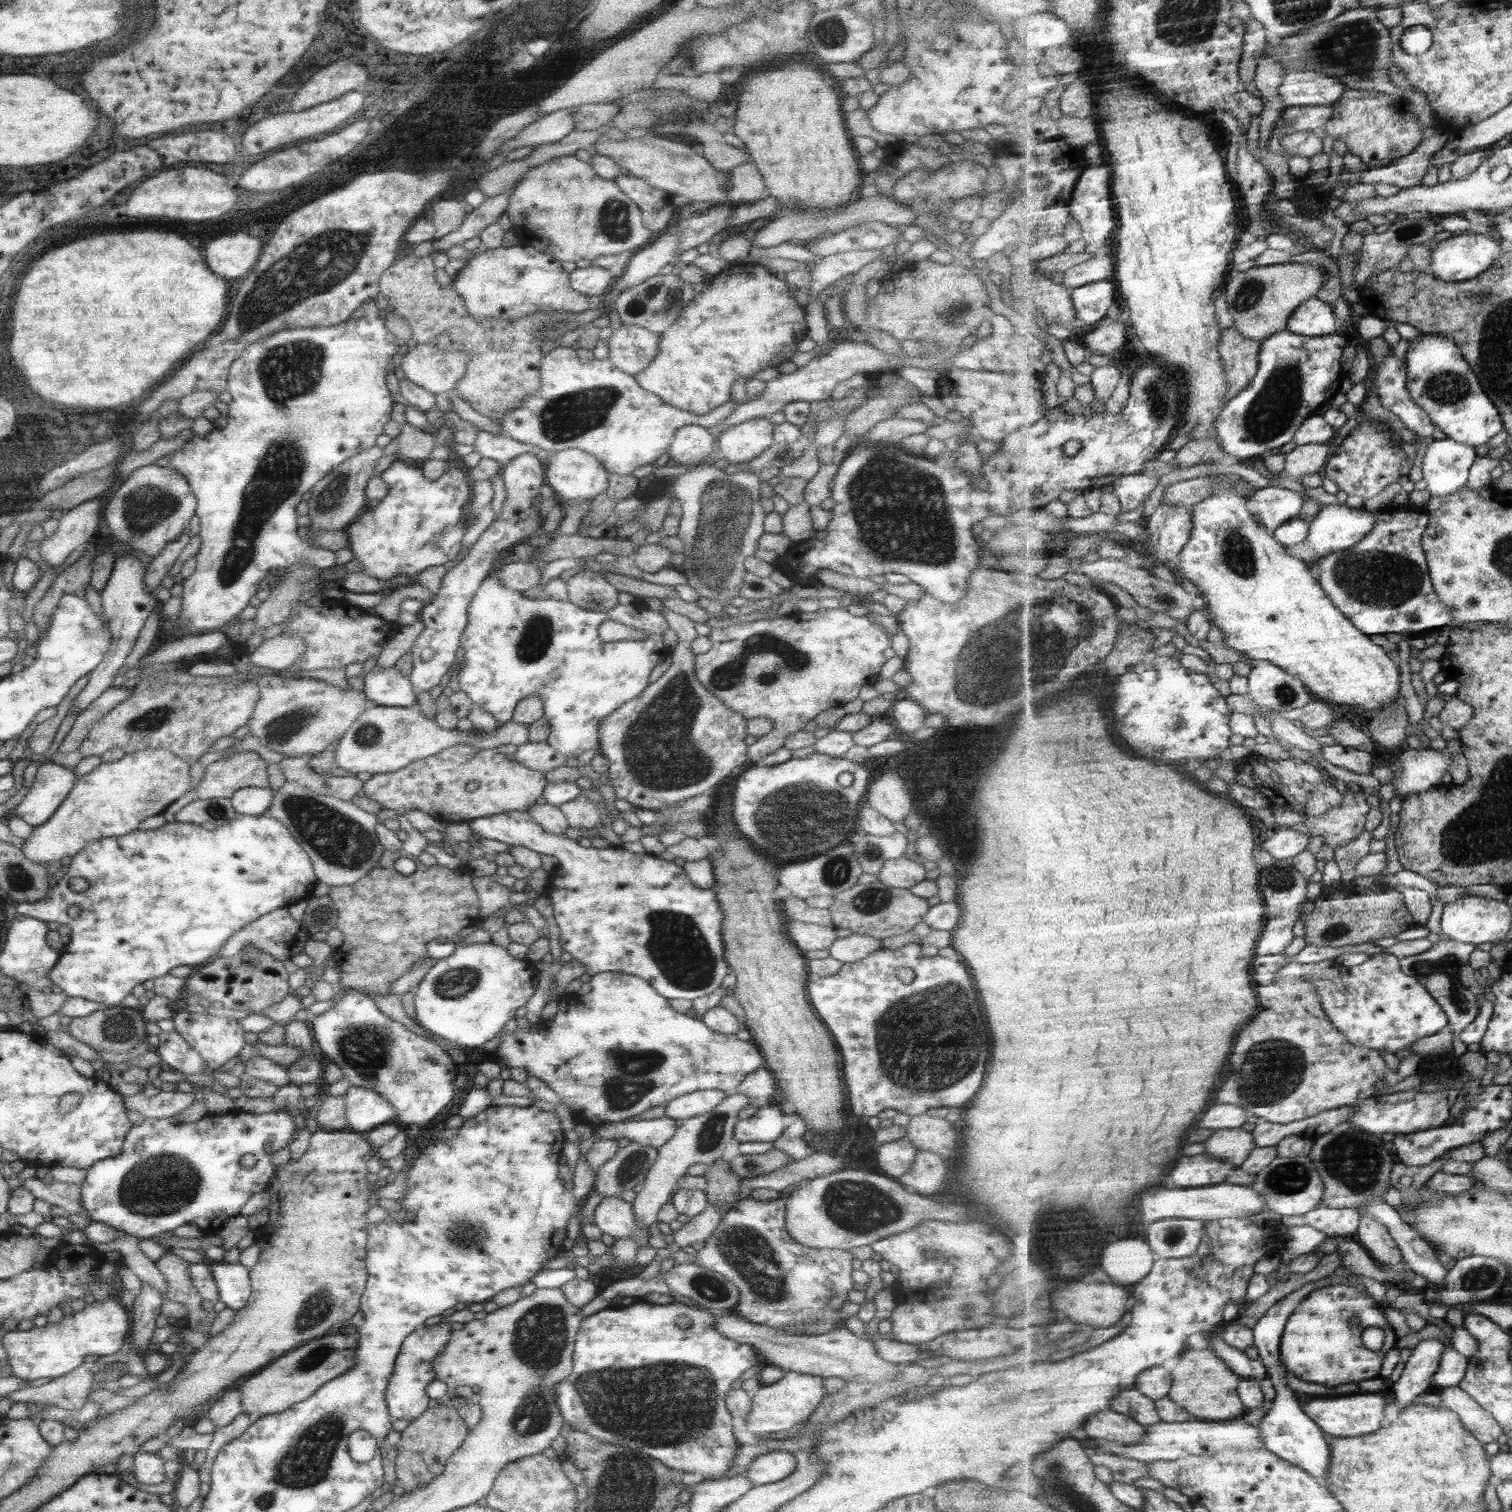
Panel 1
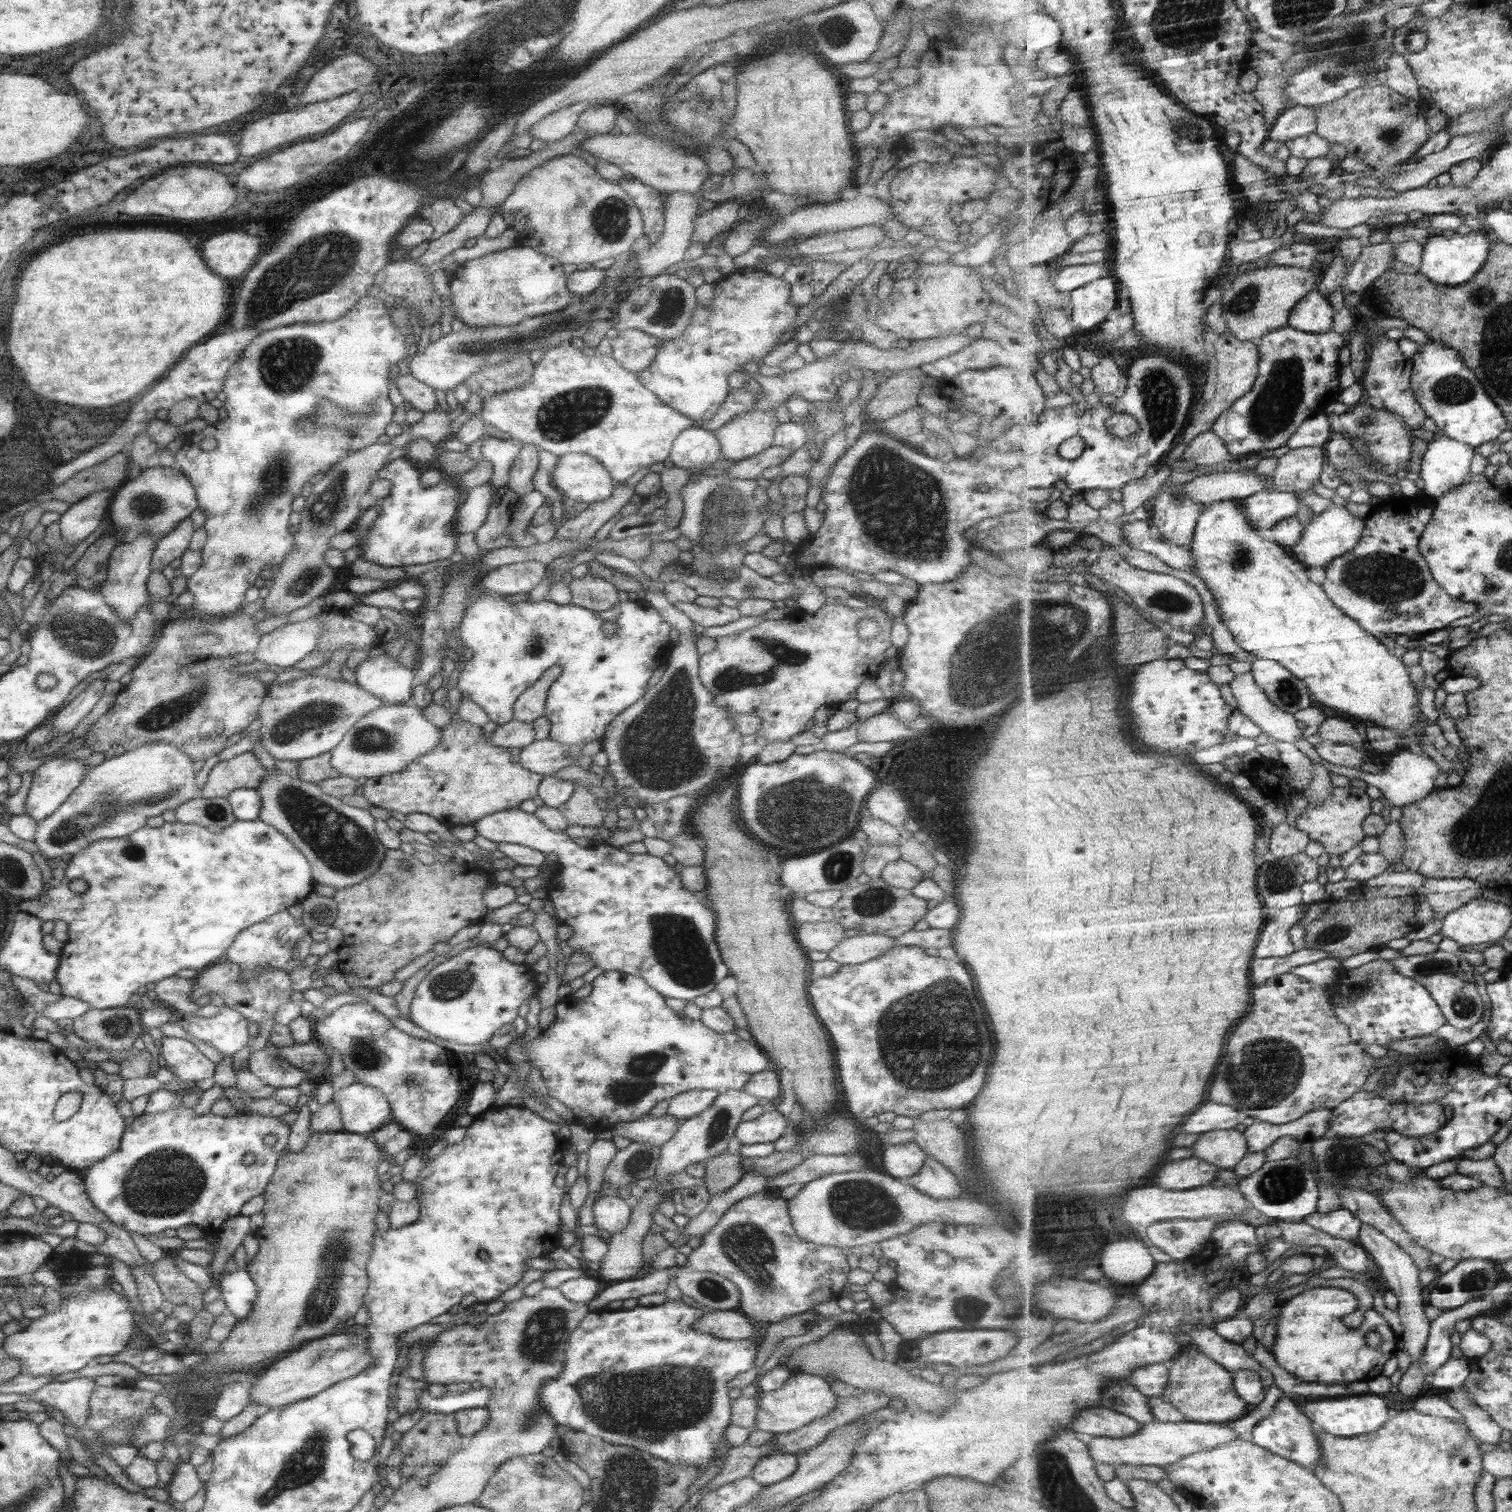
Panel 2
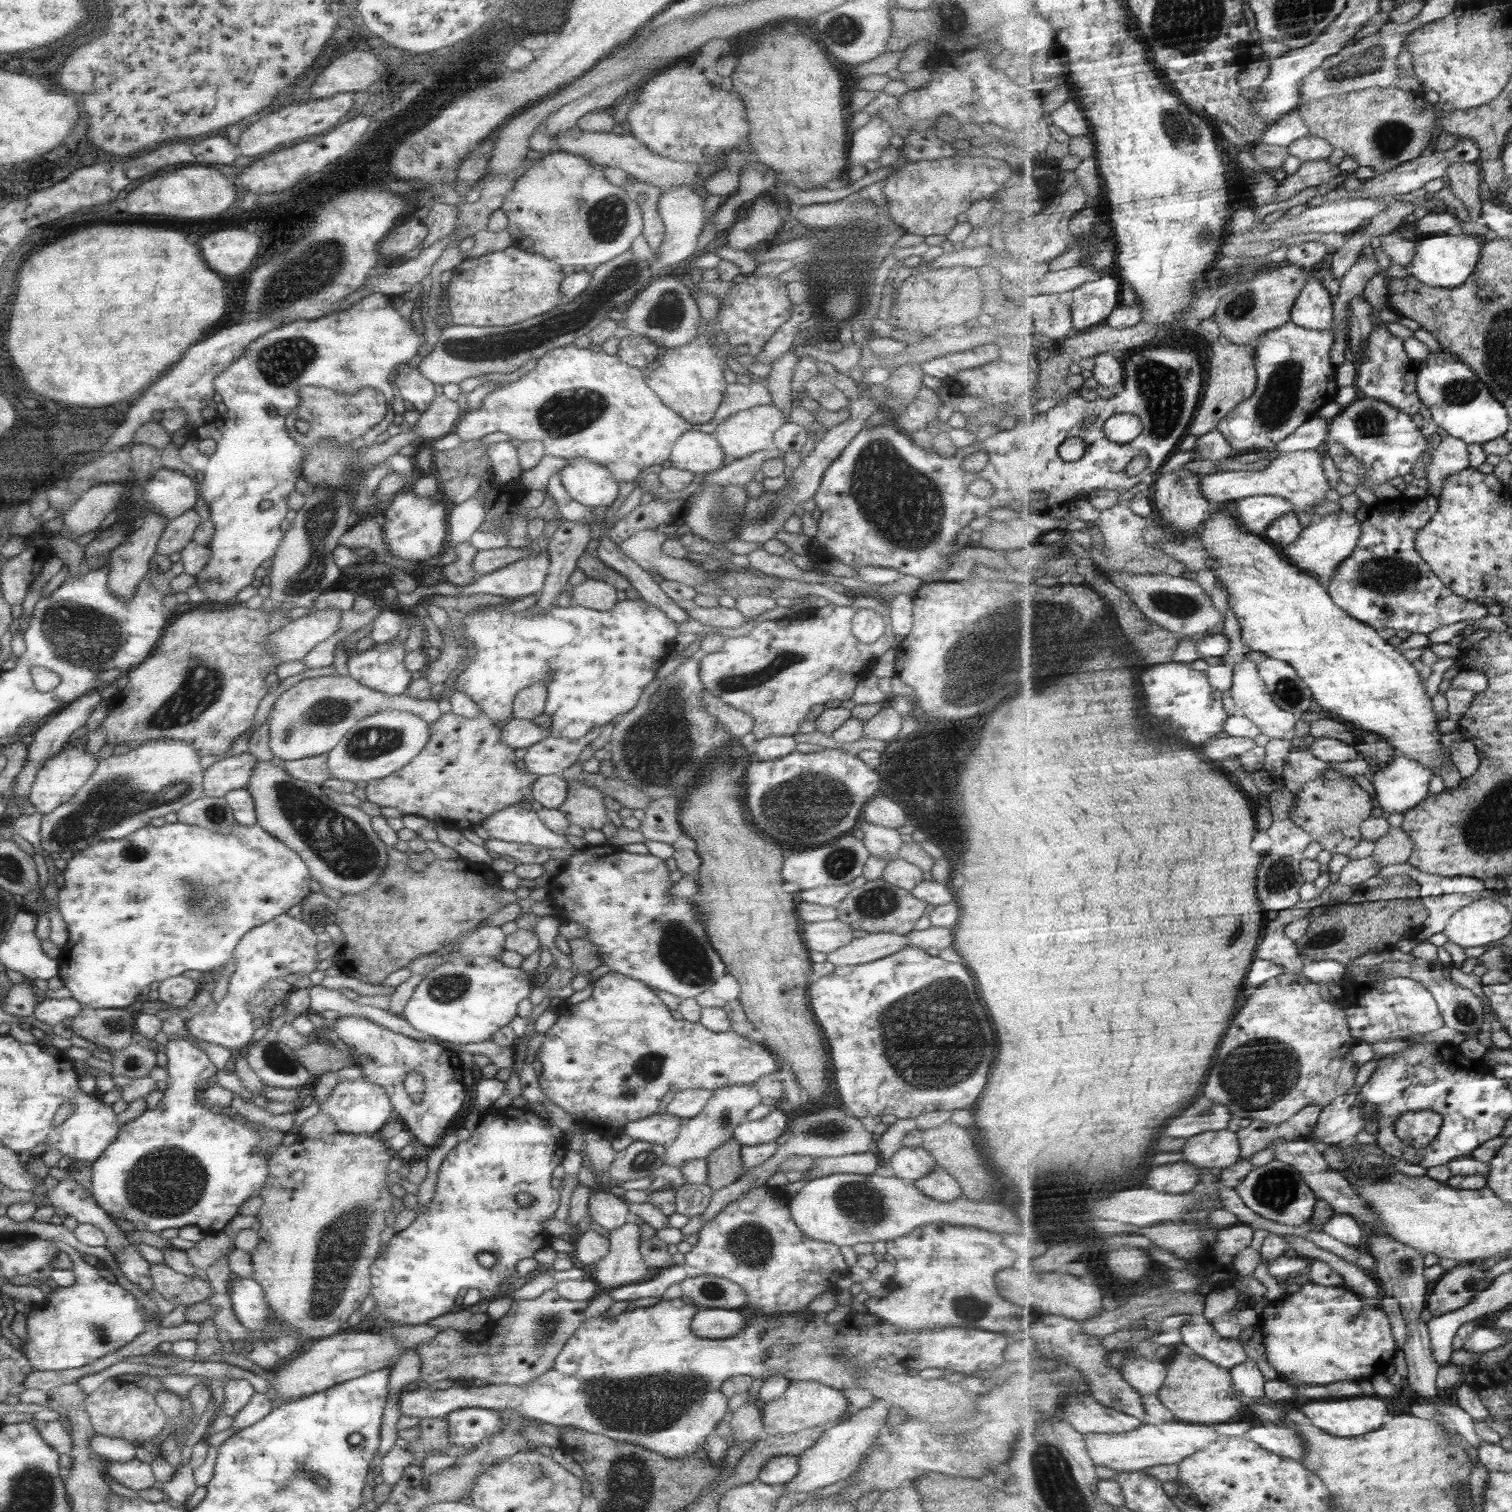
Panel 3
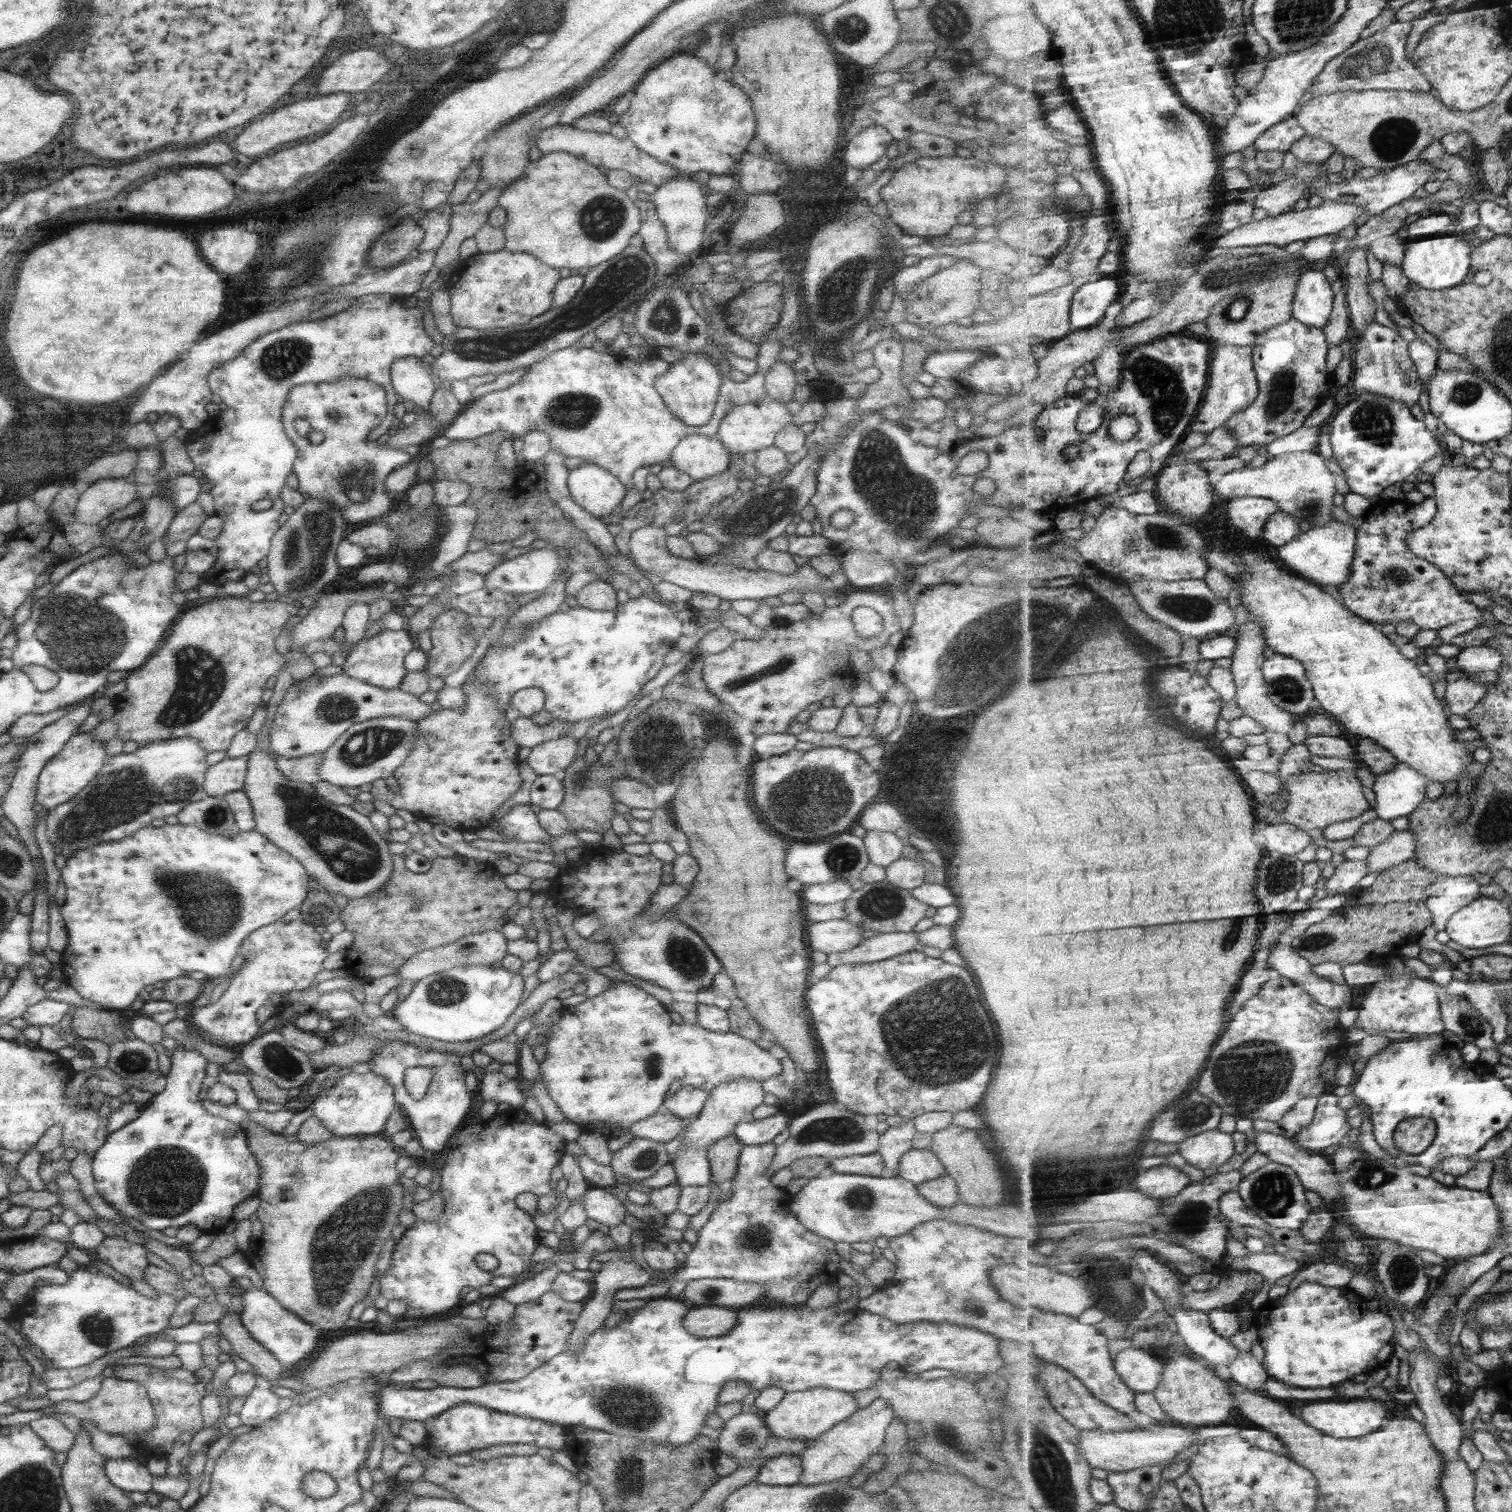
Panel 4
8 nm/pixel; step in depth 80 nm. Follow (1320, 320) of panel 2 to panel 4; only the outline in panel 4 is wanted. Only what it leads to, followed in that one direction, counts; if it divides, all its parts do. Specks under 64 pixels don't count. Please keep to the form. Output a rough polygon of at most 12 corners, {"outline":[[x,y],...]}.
{"outline":[[1308,266],[1298,281],[1294,318],[1325,328],[1335,289]]}

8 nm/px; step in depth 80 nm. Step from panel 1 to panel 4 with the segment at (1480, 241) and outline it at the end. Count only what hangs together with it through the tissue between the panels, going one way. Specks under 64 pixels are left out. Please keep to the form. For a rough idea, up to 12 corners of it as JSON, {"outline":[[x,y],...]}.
{"outline":[[1460,233],[1407,241],[1401,266],[1429,290],[1459,287],[1474,247]]}

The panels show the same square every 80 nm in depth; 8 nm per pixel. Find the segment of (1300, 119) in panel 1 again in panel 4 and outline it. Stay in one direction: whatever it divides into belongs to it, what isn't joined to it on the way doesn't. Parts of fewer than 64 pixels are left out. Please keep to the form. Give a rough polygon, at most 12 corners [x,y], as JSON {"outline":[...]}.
{"outline":[[1296,116],[1266,130],[1256,151],[1290,152],[1307,135]]}

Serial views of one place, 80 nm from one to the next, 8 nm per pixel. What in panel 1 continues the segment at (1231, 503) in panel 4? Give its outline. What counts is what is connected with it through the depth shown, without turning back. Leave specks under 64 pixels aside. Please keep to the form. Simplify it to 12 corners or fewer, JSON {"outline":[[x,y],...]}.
{"outline":[[1277,486],[1257,489],[1252,509],[1271,533],[1297,518],[1299,492]]}

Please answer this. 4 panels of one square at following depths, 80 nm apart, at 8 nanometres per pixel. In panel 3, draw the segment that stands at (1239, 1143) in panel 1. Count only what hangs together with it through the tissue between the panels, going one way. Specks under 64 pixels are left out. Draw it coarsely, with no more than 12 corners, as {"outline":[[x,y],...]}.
{"outline":[[1237,1132],[1187,1140],[1183,1160],[1225,1170],[1242,1159]]}

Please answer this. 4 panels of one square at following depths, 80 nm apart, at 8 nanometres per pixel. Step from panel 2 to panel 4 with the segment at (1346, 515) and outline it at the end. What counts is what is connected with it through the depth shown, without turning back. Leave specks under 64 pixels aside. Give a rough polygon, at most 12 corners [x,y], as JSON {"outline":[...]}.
{"outline":[[1333,519],[1282,547],[1293,574],[1334,586],[1352,573],[1358,528]]}

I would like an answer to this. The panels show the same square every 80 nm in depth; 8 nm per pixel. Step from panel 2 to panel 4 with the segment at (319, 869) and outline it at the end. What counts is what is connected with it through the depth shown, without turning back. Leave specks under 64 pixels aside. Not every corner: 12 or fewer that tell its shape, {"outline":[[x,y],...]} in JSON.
{"outline":[[247,755],[252,829],[357,900],[392,856],[368,816]]}

